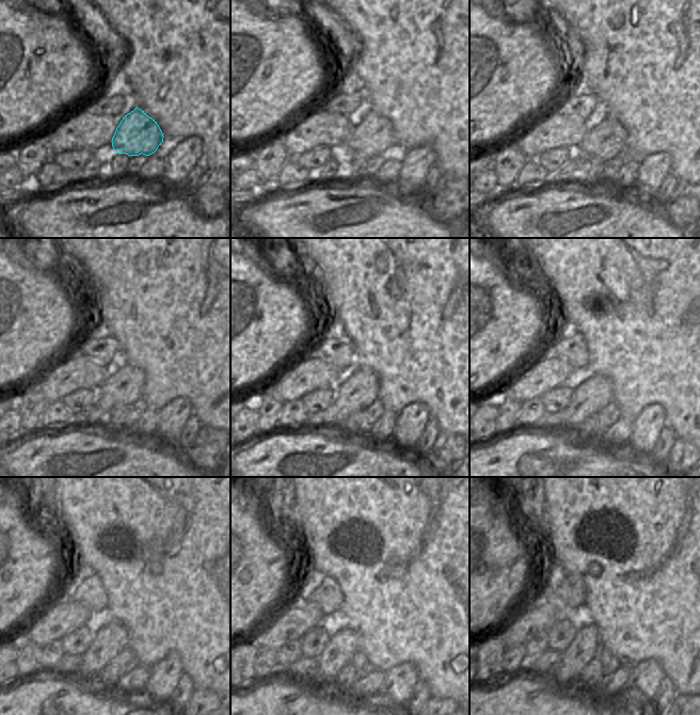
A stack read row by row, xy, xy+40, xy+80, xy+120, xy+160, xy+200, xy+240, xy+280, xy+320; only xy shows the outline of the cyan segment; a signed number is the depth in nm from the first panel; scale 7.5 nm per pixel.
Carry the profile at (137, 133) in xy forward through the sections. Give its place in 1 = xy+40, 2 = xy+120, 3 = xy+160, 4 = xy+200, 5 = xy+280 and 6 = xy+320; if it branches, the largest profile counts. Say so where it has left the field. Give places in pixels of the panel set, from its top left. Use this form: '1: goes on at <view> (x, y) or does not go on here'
1: goes on at xy+40 (372, 137)
2: goes on at xy+120 (125, 386)
3: goes on at xy+160 (359, 391)
4: goes on at xy+200 (595, 393)
5: goes on at xy+280 (340, 647)
6: goes on at xy+320 (584, 647)

